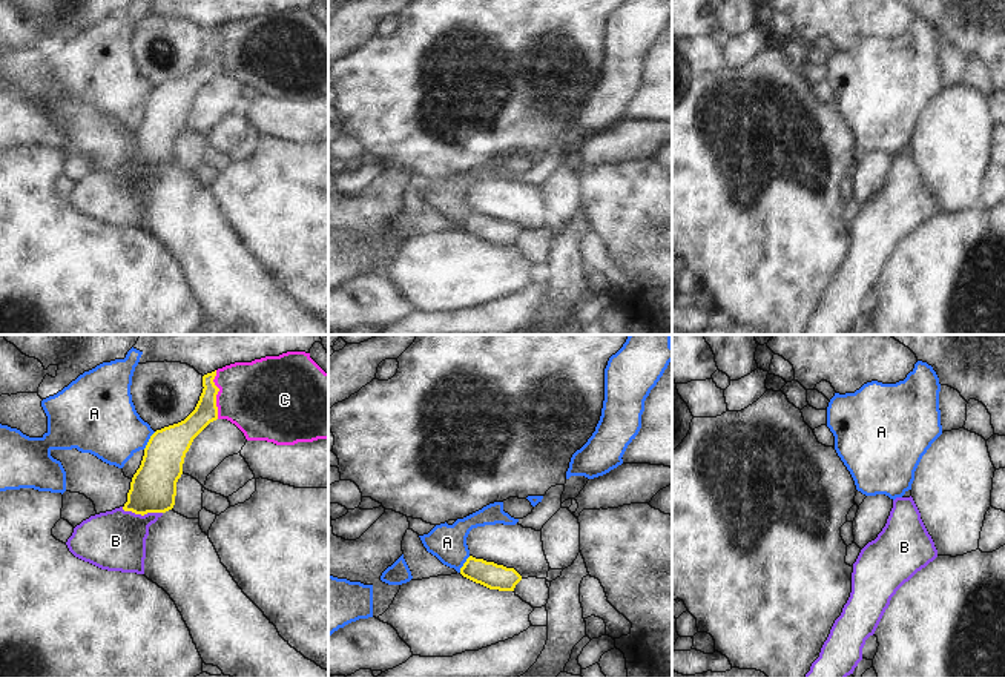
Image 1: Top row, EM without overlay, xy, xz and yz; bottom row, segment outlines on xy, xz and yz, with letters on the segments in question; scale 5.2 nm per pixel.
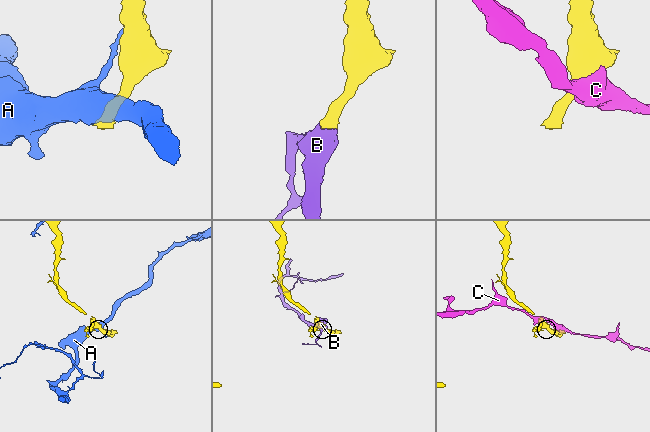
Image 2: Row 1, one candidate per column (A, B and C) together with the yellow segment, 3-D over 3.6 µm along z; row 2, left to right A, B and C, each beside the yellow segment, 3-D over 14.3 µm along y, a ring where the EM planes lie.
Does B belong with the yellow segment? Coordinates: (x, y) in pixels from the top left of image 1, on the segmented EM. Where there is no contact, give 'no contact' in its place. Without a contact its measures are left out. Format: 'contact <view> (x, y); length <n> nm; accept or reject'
contact xy (141, 515); length 220 nm; accept

